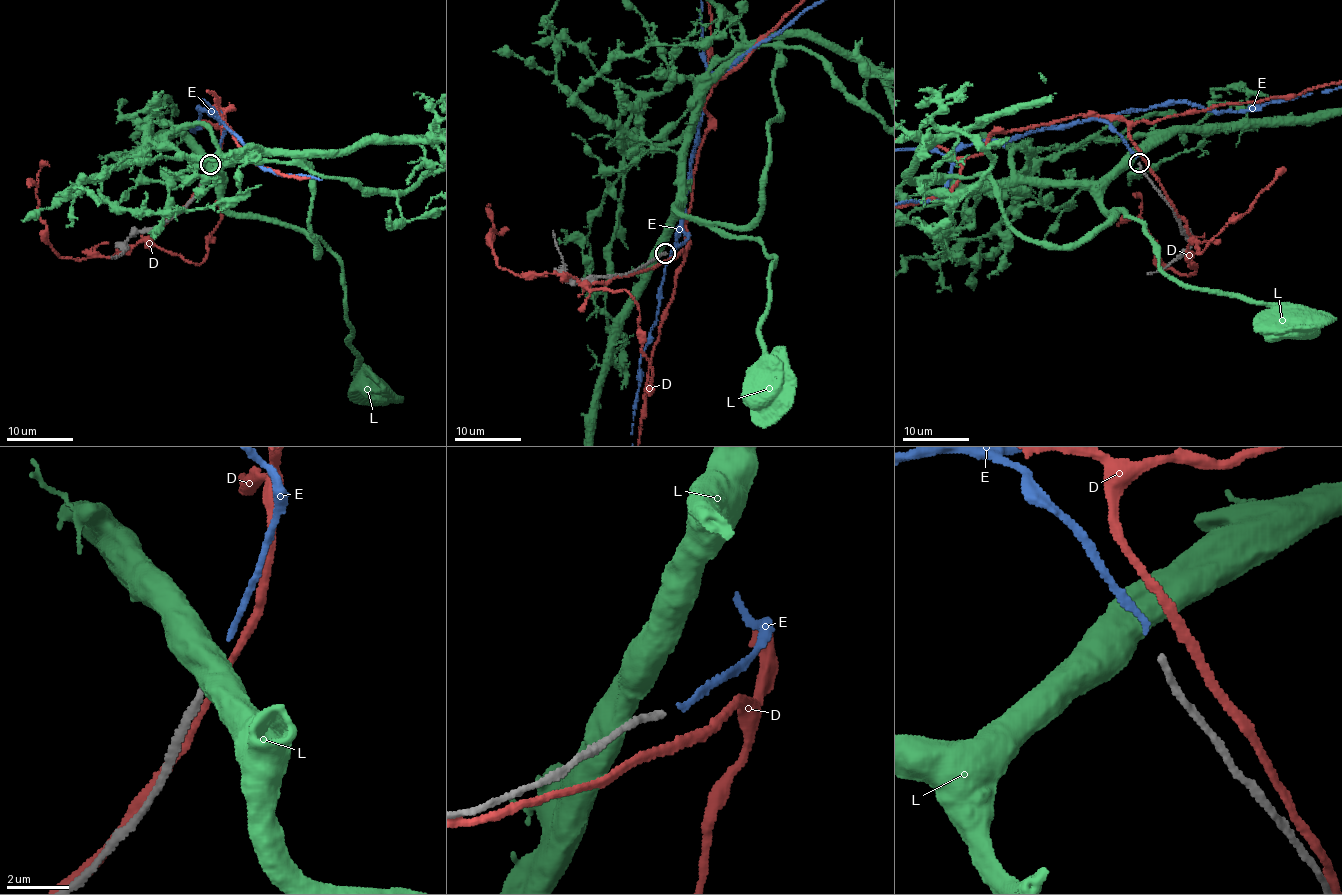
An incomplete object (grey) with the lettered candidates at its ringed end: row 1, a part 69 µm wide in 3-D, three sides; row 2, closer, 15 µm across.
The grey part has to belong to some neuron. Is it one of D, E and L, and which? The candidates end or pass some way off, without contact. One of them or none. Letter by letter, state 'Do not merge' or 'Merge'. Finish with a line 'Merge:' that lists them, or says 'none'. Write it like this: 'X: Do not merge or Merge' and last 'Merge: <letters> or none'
D: Do not merge
E: Merge
L: Do not merge
Merge: E

